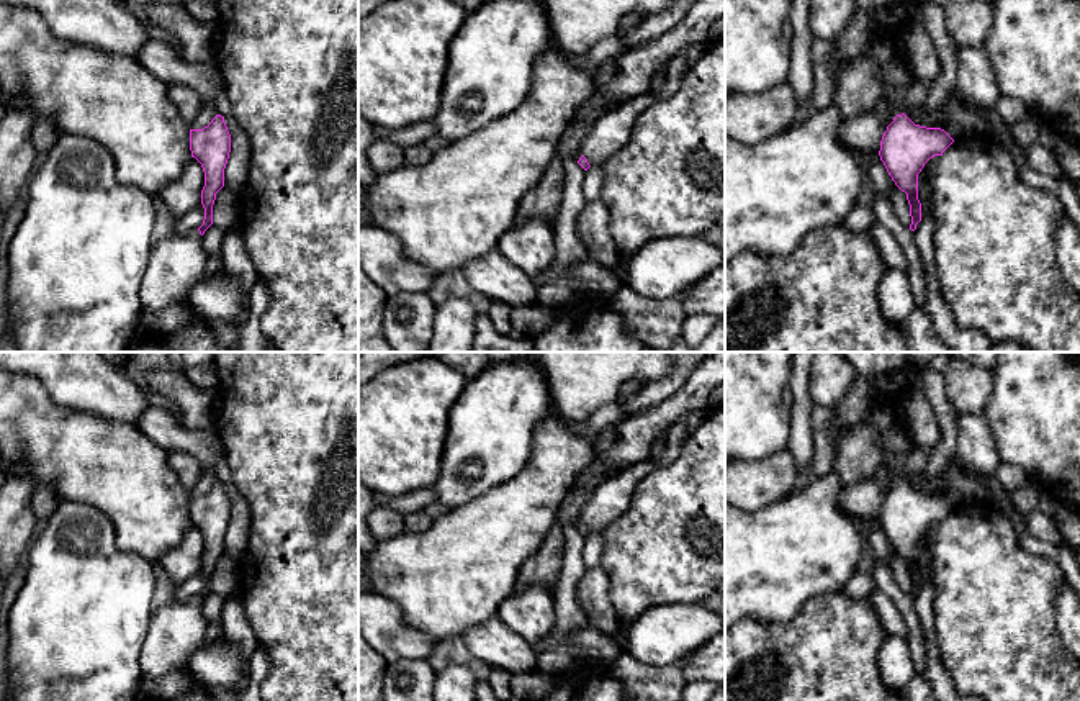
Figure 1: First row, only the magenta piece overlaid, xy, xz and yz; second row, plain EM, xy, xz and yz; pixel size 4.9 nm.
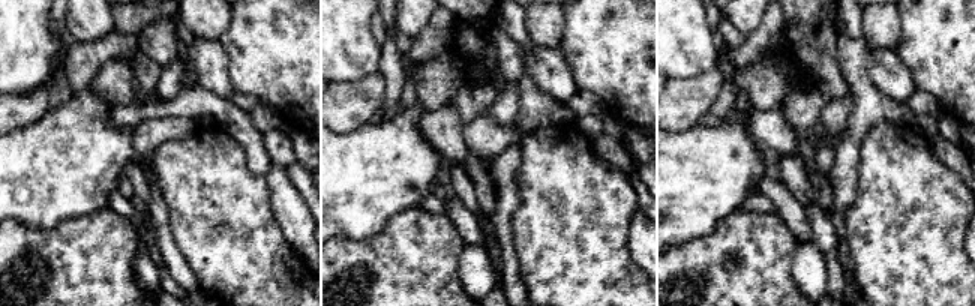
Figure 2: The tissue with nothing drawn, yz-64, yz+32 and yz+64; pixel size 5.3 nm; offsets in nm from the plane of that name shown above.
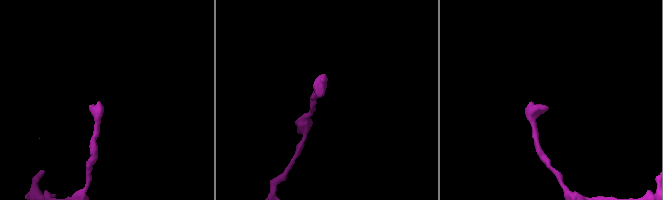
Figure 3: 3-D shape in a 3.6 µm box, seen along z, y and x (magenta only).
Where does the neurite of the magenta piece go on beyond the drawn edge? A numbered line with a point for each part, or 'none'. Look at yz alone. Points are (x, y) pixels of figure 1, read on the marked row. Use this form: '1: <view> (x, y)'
1: yz (897, 77)

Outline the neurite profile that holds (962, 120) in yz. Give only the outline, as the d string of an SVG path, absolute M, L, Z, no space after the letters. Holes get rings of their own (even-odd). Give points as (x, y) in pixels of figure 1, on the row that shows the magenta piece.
M952 90L946 97L947 120L941 129L944 129L954 141L969 136L985 136L988 124L975 106L970 106L957 90Z

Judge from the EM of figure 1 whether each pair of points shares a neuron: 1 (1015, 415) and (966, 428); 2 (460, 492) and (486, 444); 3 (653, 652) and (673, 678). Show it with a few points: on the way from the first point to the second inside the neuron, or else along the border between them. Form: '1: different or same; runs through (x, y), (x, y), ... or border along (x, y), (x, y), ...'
1: different; border along (984, 413), (997, 454), (1002, 459)
2: same; runs through (475, 483), (483, 479), (486, 459)
3: different; border along (629, 652), (658, 667), (668, 667), (688, 655)

